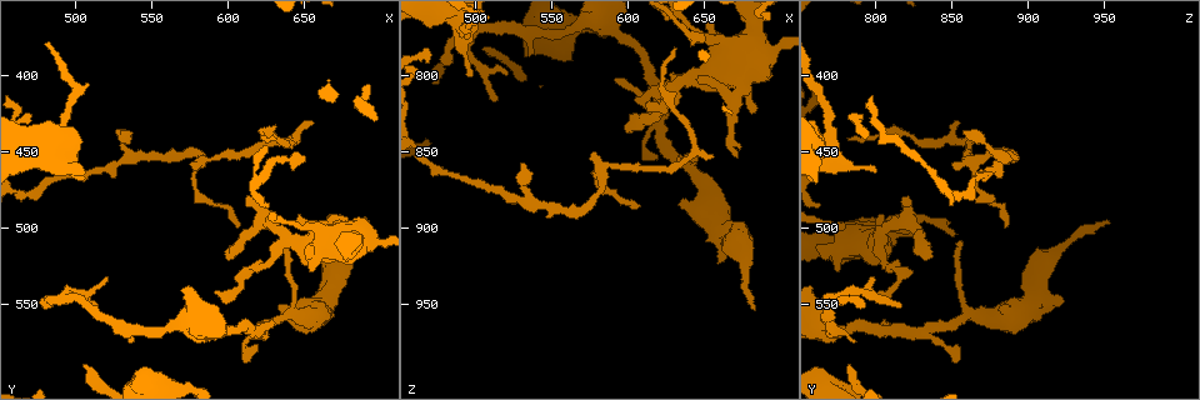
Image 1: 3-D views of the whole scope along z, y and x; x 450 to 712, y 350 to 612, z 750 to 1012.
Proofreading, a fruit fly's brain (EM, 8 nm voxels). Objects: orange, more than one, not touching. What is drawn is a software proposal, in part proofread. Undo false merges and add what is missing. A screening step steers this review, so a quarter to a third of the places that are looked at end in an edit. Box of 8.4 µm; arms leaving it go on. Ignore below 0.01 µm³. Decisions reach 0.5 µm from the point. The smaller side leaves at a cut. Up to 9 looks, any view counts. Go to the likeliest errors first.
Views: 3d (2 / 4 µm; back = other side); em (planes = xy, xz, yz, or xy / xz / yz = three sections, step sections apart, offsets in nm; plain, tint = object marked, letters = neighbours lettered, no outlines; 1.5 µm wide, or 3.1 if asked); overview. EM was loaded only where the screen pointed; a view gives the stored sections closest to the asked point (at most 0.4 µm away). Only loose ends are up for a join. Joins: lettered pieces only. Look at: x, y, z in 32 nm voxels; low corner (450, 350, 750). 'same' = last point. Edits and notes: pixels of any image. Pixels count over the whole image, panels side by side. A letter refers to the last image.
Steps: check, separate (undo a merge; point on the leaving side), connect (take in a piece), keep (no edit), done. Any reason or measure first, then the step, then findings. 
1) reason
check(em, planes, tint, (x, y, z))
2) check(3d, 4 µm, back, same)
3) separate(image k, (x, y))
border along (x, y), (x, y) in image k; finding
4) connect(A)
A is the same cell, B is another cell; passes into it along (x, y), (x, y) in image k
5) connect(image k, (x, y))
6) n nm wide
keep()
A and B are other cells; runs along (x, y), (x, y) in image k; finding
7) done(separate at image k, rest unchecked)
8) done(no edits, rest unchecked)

check(3d, 2 µm, (672, 502, 852))

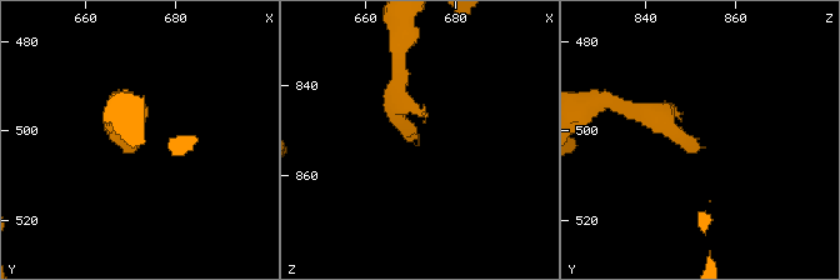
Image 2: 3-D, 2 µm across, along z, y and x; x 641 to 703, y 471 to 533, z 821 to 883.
now the EM
check(em, planes, letters, (672, 504, 853))

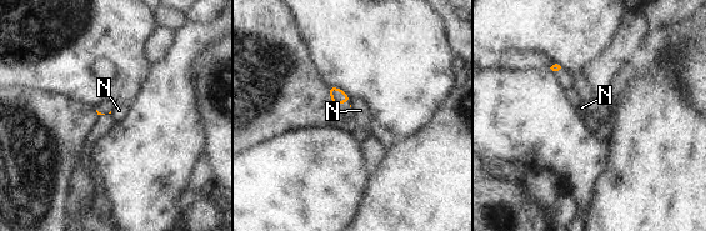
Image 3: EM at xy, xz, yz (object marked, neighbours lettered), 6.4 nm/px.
N touches over 60 nm
keep()
N is another cell; border along (349, 99), (351, 106) in image 3; none of them fits

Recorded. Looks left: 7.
free end
check(3d, 4 µm, (480, 552, 794))

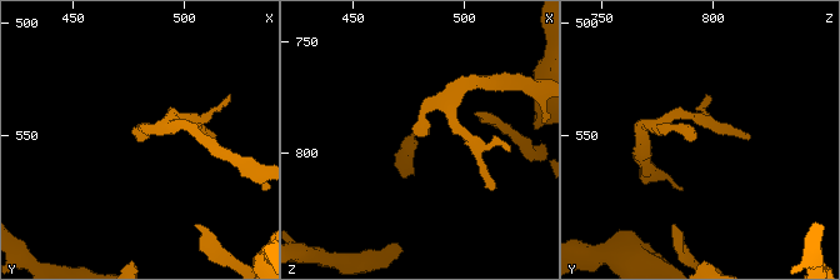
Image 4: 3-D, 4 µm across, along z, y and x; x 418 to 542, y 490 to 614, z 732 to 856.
check(em, planes, letters, (480, 552, 793))

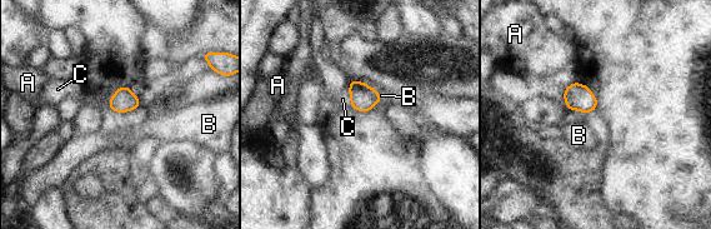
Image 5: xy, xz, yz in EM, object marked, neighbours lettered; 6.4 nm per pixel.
keep()
A, B and C are other cells; border along (348, 89), (351, 106) in image 5; no lettered piece goes on from it

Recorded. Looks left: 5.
thin end
check(3d, 4 µm, (656, 430, 850))

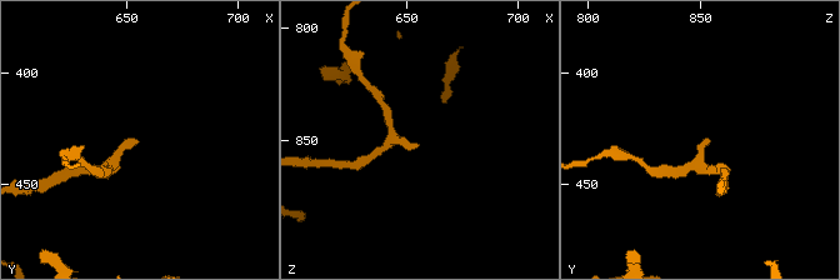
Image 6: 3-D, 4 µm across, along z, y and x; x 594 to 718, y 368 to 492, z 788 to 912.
check(em, xy, step 4, letters, (655, 430, 851))

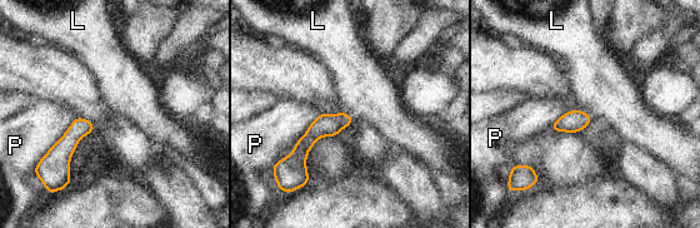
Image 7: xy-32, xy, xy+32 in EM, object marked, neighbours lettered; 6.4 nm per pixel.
connect(L)
L is the same cell, P is another cell; it goes on there

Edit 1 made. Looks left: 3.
done(connect at image 7, rest unchecked)

